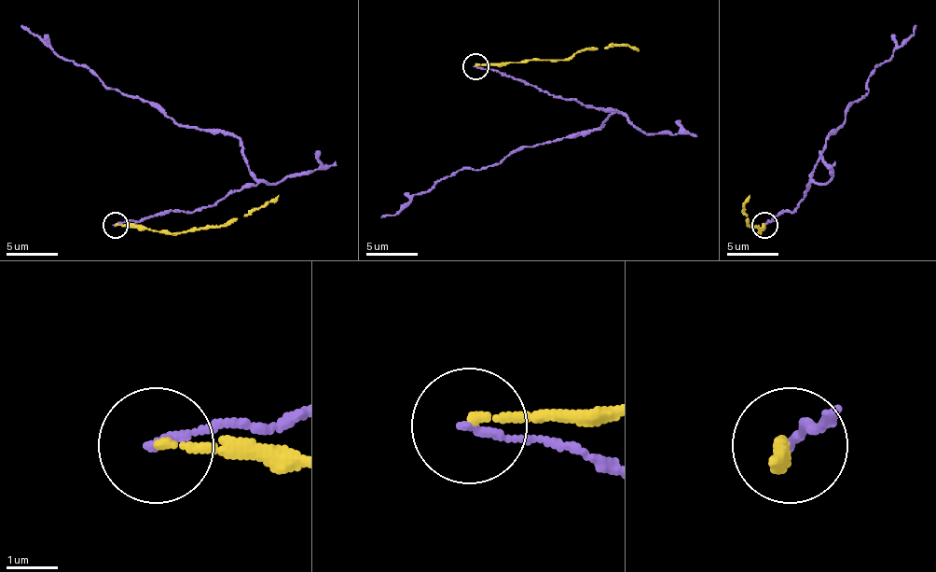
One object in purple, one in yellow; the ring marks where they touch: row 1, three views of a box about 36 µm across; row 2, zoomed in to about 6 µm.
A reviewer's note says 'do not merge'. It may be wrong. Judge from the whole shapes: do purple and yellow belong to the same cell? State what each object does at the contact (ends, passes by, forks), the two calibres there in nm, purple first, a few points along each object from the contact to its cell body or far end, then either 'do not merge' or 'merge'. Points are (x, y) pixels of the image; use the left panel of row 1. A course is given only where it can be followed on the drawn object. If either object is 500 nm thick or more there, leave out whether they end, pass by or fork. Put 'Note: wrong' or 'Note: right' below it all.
purple ends there; yellow ends there; 160 nm thick on the purple side, 160 nm on the other; purple runs (115, 224), (215, 206), (246, 188), (254, 174), (233, 136), (174, 123), (61, 59), (21, 24); yellow runs (115, 224), (195, 231), (223, 227), (252, 214), (278, 196); do not merge
Note: right

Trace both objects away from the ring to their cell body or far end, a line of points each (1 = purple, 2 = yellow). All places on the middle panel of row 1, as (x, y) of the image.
1: (474, 67), (614, 111), (594, 129), (519, 147), (480, 170), (447, 175), (381, 216)
2: (474, 67), (555, 59), (612, 46), (633, 46), (638, 51)

